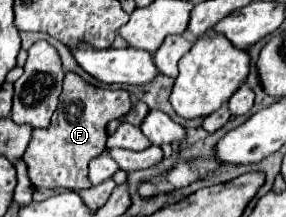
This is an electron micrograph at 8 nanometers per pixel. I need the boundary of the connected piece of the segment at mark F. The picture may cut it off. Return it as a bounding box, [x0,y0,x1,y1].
[23,72,133,190]

